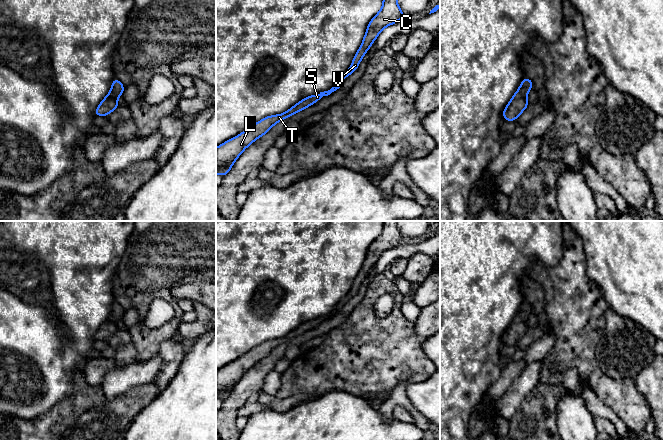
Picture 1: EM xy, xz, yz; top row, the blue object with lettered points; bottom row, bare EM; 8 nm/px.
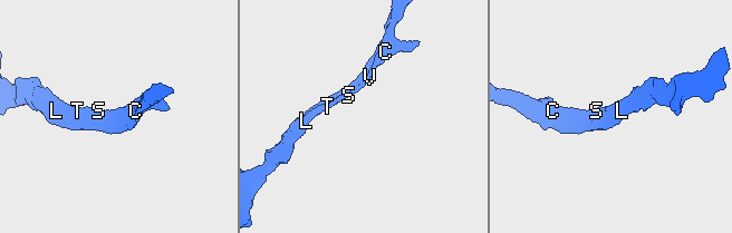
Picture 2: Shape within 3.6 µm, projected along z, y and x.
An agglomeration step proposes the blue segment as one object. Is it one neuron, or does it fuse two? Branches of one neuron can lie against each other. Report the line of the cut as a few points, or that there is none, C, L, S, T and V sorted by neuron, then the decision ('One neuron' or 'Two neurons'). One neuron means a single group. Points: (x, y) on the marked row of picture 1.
No split. Groups: C L S T V. One neuron

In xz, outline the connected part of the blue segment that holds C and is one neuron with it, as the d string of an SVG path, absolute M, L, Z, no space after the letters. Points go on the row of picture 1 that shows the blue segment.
M383 0L381 10L369 22L366 33L364 35L361 46L356 52L353 61L348 70L336 81L334 86L324 92L308 96L300 102L292 106L282 114L267 116L259 122L253 124L238 136L227 140L216 148L216 174L225 177L234 162L241 155L241 153L259 137L266 134L275 124L281 120L286 120L293 114L296 114L305 108L313 105L322 97L330 95L332 92L340 88L340 84L354 73L365 53L369 50L373 42L376 40L380 32L387 26L390 26L406 16L398 6L397 0Z

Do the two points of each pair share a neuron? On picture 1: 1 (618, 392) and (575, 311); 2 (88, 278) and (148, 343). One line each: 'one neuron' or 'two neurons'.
1: one neuron
2: two neurons

